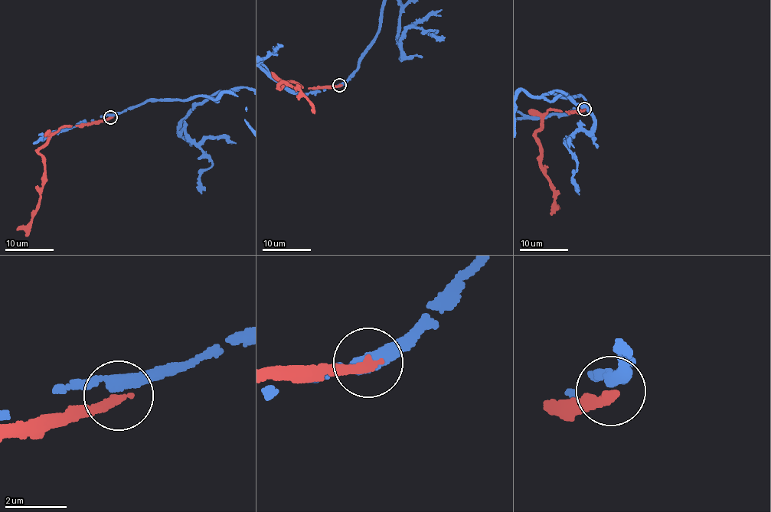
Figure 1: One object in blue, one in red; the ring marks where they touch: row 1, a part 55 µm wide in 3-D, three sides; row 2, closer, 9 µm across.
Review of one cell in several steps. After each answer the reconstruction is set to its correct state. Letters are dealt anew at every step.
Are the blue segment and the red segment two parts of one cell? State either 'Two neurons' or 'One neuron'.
Two neurons

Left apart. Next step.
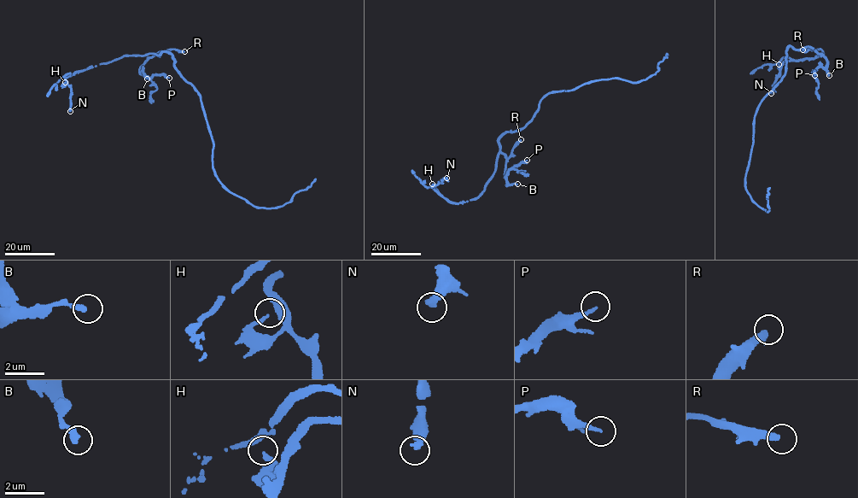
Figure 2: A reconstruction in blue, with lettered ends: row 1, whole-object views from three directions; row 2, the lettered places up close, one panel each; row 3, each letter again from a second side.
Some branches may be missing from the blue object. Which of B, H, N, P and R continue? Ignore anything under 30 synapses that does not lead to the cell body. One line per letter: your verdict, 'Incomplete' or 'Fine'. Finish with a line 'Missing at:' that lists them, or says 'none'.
B: Incomplete
H: Fine
N: Fine
P: Fine
R: Incomplete
Missing at: B, R

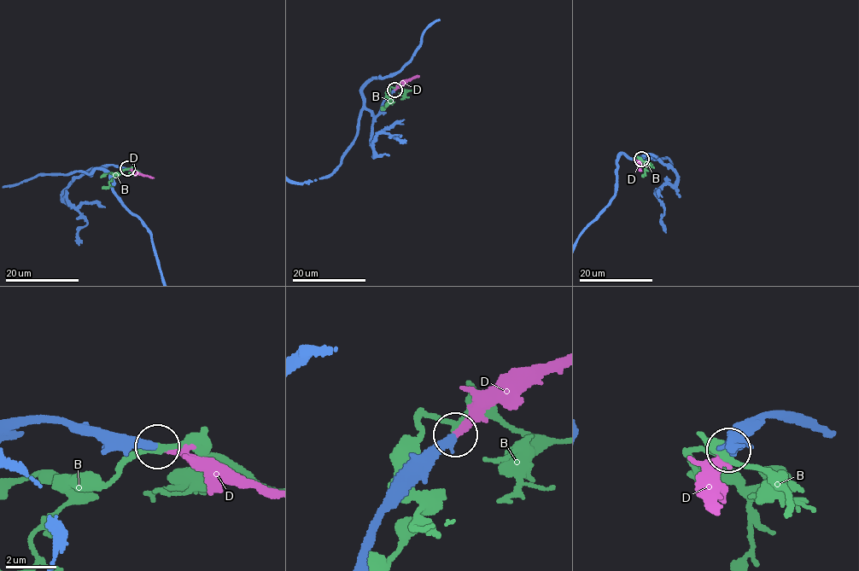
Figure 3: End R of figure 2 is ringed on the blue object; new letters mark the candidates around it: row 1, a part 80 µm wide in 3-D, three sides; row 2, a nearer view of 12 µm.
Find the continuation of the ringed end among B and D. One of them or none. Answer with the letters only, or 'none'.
D

